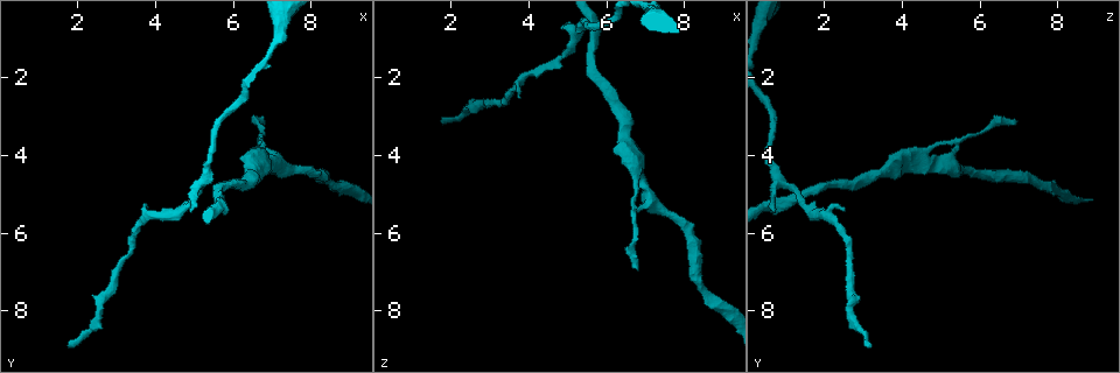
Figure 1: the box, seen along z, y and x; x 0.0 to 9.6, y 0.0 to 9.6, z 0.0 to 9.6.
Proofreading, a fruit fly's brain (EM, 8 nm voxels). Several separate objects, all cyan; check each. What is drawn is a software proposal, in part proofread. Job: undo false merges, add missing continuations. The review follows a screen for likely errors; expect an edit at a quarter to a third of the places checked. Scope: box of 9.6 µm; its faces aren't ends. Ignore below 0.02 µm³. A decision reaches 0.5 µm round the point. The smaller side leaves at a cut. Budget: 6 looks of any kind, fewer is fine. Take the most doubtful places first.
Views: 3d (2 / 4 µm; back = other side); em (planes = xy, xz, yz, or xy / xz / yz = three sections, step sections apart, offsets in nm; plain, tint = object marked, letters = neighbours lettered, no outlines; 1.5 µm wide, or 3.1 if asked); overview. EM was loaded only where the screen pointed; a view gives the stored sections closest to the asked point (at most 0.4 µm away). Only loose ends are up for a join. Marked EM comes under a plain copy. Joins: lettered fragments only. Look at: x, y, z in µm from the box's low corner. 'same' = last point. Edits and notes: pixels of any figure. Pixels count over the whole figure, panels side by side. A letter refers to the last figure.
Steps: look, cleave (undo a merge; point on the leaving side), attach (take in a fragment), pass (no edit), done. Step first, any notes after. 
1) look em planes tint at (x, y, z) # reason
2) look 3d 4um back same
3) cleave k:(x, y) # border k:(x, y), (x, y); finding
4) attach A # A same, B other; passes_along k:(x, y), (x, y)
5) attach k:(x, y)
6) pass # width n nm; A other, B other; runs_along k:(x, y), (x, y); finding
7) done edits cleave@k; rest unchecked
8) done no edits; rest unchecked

look em yz step 8 tint at (6.85, 3.15, 6.95) # tapers out

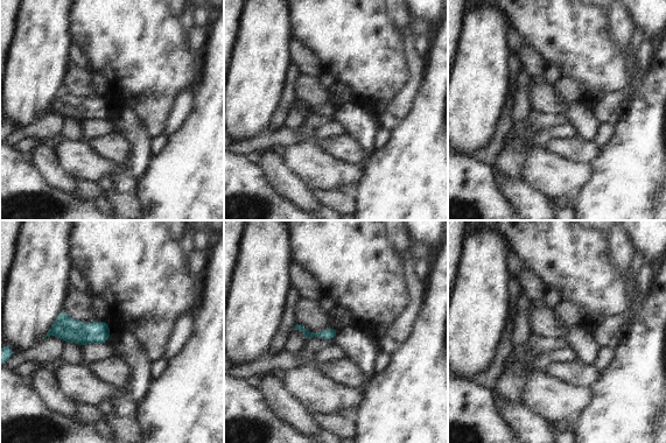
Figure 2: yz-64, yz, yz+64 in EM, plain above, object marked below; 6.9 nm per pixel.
look em yz step 8 letters same

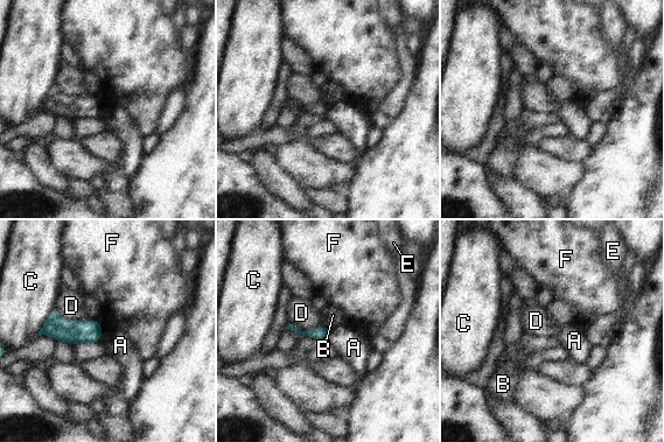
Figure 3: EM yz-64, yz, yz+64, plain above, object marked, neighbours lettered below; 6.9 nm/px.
pass # width 90 nm; longest_contact C 260 nm; A other, B other, C other, D other, E other, F other; no lettered fragment goes on from it

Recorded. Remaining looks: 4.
look 3d 4um at (1.80, 9.00, 3.20) # an open end

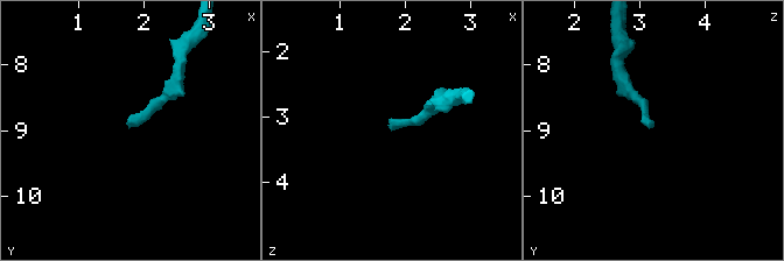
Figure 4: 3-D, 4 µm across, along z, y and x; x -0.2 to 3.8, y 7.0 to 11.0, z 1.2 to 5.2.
look em xy step 8 letters at (1.85, 9.00, 3.20)

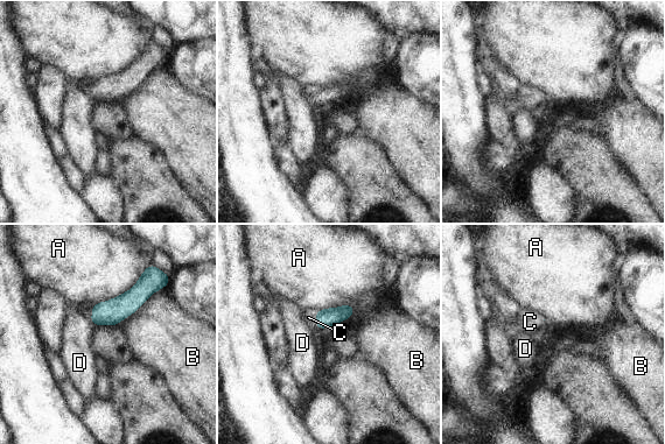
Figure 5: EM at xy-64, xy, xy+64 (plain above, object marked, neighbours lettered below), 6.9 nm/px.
look em xz step 8 letters same # another direction

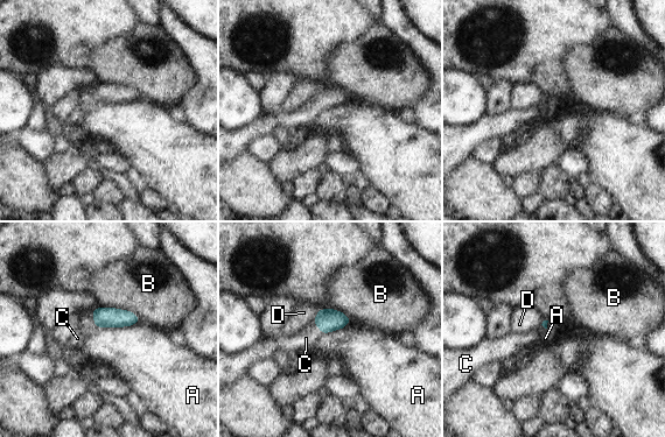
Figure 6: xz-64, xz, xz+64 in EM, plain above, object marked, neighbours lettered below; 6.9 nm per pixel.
attach C # A other, B other, C same, D other; passes_along 6:(328, 319), (319, 328), (306, 338); the cell continues

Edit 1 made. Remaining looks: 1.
done edits attach@6; rest unchecked

